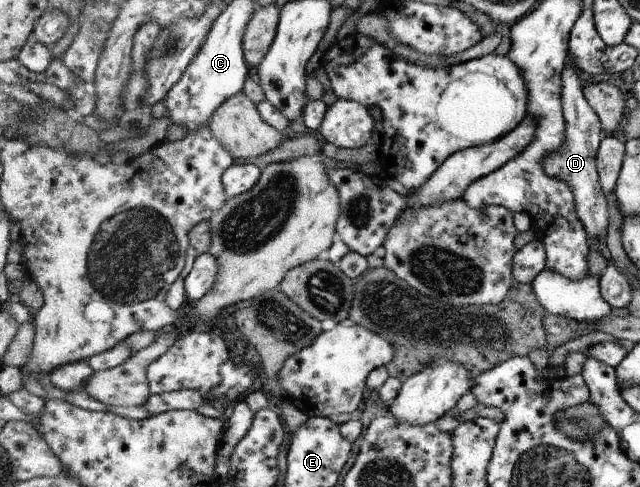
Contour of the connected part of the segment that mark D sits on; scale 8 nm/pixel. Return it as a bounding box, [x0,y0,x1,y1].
[544,64,609,250]

